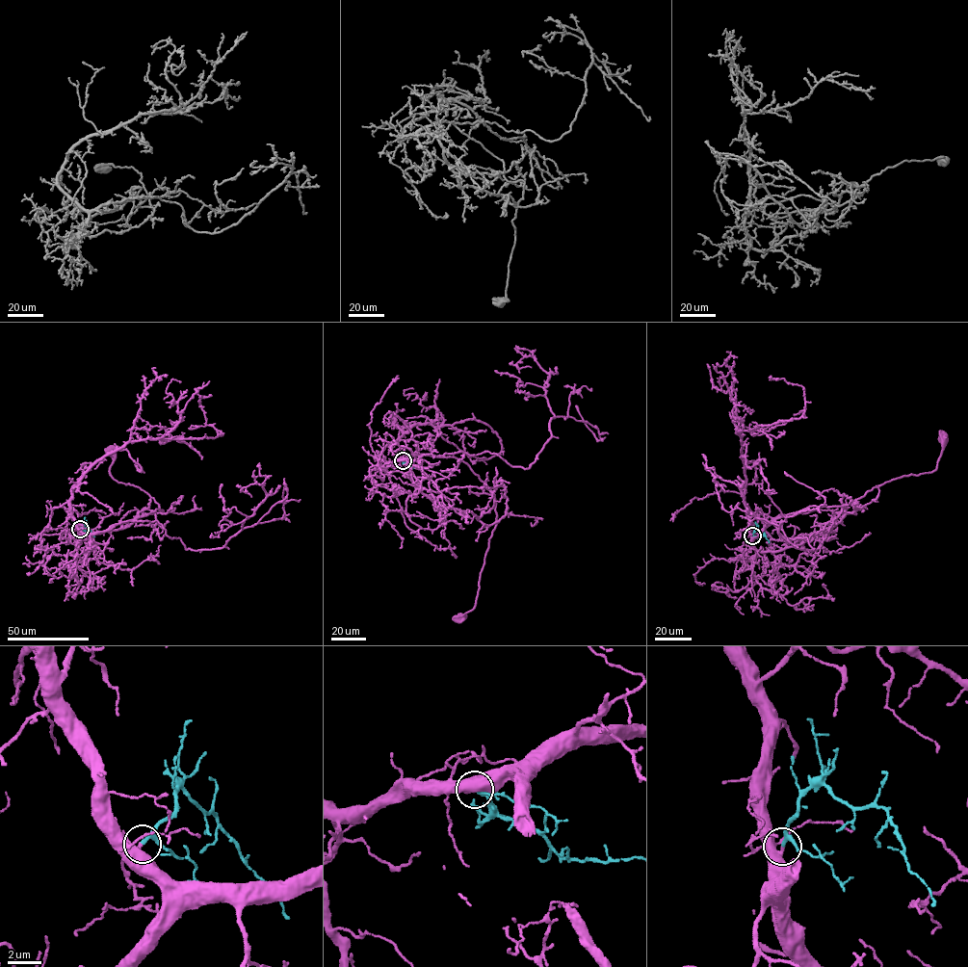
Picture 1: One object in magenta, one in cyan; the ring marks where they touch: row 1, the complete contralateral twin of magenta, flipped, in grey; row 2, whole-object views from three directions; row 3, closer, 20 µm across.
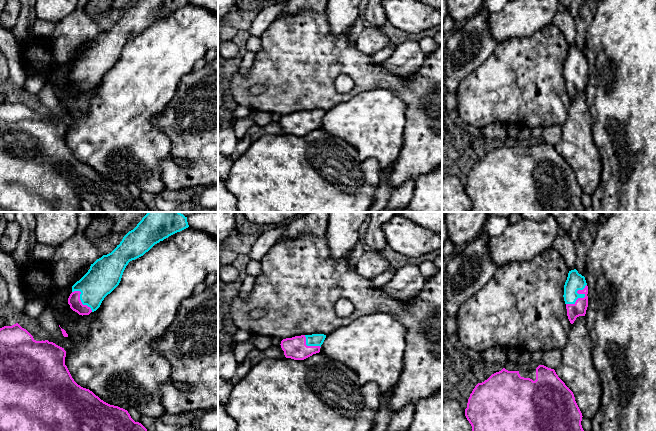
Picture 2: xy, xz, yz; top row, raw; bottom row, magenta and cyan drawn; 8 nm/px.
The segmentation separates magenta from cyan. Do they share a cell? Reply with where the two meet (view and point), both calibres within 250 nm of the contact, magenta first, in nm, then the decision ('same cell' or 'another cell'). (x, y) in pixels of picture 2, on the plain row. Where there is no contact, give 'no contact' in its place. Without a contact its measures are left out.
yz (585, 72) | 110/140 nm | same cell

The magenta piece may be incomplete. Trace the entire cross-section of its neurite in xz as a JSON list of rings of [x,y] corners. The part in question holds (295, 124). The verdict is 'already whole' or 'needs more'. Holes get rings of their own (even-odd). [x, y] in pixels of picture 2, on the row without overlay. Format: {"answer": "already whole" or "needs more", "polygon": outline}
{"answer": "needs more", "polygon": [[[312,110],[286,114],[281,117],[281,124],[286,134],[304,136],[319,129],[326,111]]]}

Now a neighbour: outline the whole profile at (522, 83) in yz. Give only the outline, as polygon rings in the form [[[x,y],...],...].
[[[553,22],[529,37],[514,37],[497,43],[483,65],[460,83],[457,117],[477,129],[492,123],[531,129],[563,125],[571,103],[563,73],[568,49],[564,35]]]

